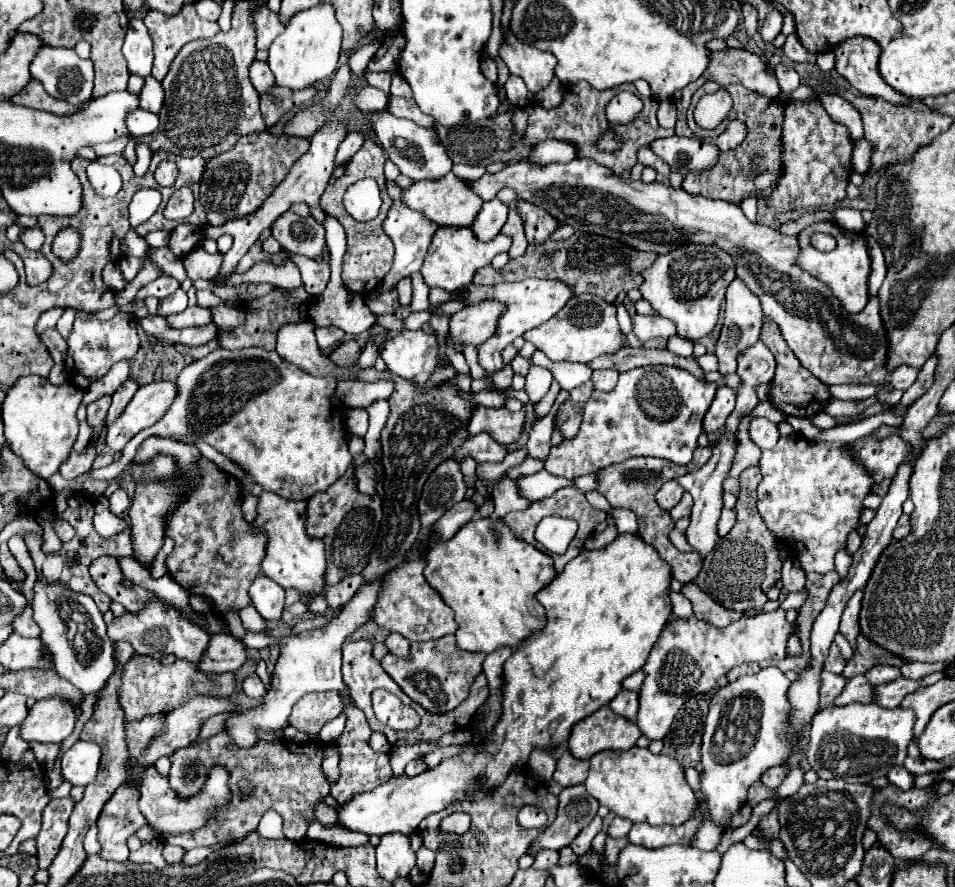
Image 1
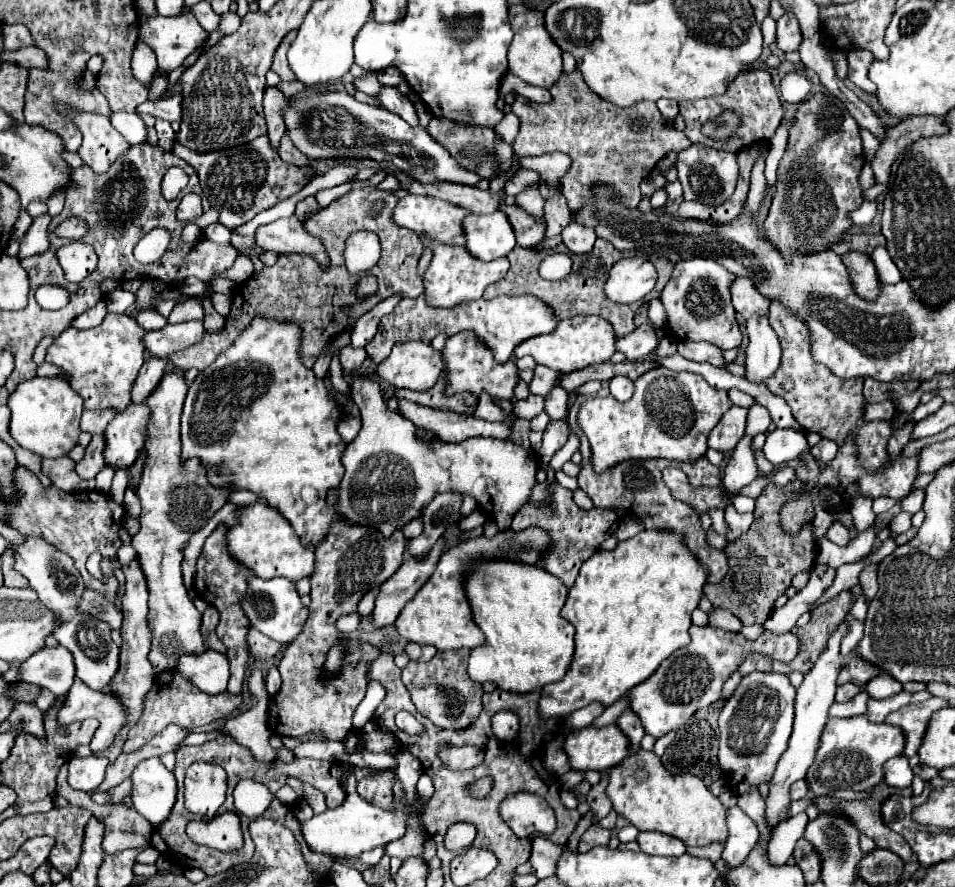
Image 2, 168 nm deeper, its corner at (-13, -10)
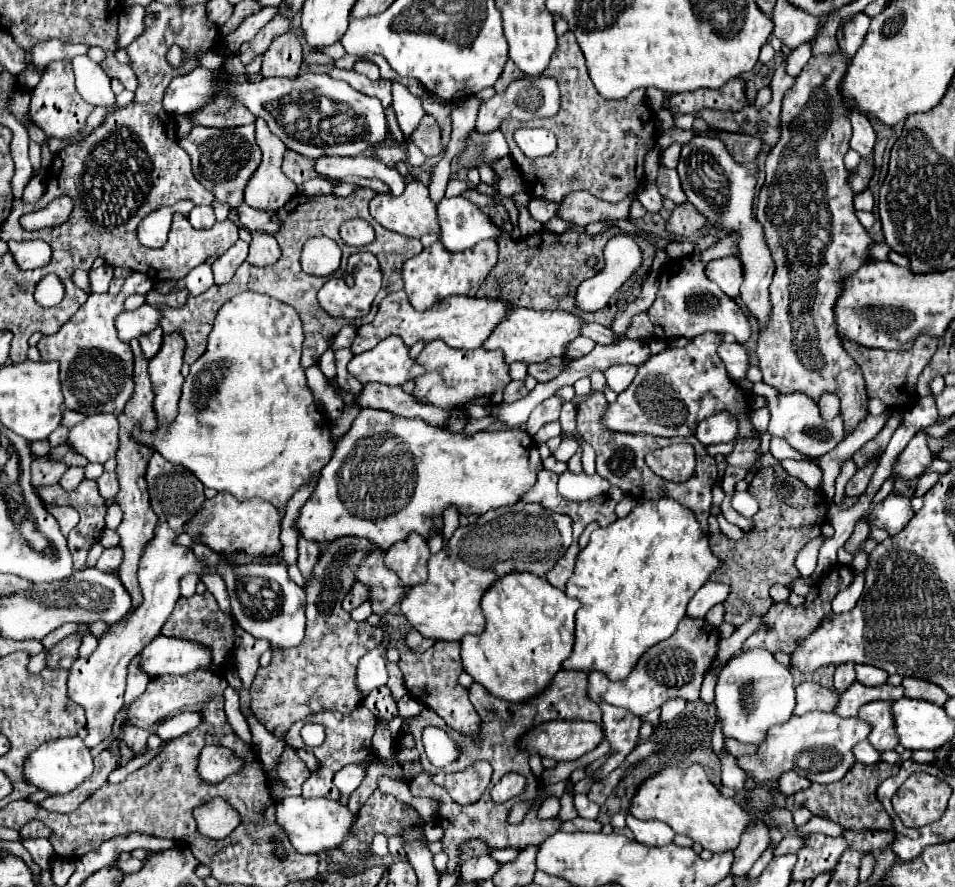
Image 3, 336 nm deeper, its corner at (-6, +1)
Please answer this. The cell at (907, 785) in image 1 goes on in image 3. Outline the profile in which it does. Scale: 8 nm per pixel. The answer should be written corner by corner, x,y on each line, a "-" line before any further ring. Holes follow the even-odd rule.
862,741
862,743
858,743
858,745
854,747
854,757
856,757
856,761
860,761
860,763
864,763
864,765
876,765
876,763
882,761
880,751
874,749
868,741

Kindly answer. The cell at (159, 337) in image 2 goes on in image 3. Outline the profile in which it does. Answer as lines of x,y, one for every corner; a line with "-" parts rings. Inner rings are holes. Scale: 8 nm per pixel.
142,305
136,311
124,311
116,319
118,337
122,341
138,339
140,335
150,333
150,329
160,327
160,321
162,321
162,311
150,305

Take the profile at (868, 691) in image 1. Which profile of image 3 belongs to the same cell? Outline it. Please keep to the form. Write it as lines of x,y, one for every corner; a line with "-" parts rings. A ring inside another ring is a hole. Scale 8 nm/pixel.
804,681
796,687
796,709
794,715
804,715
808,711
834,711
840,693
818,685
816,681

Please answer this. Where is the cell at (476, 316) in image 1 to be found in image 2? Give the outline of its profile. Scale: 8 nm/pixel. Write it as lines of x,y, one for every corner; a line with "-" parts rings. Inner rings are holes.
459,332
455,336
449,336
445,342
445,348
441,350
443,362
445,362
445,394
459,394
459,392
471,392
473,396
479,396
481,392
487,392
493,398
499,400
511,400
513,390
519,382
519,370
517,368
503,368
493,360
493,354
487,348
481,348
469,336
469,332

